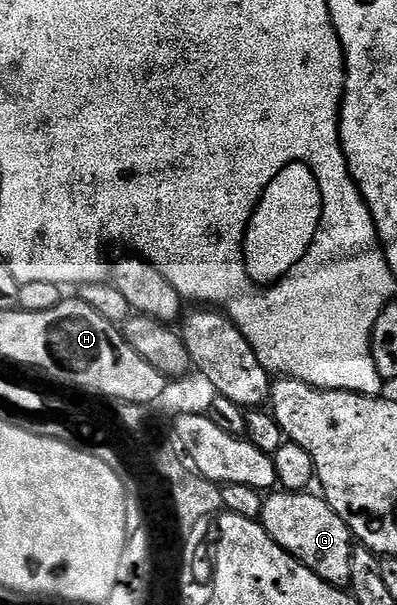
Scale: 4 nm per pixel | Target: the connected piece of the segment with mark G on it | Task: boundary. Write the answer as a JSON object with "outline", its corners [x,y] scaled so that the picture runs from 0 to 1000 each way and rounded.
{"outline":[[[690,810],[662,825],[655,864],[660,873],[736,922],[746,922],[786,949],[796,949],[816,962],[869,974],[887,955],[887,909],[897,904],[877,869],[826,836],[826,830],[788,812],[723,813]]]}

